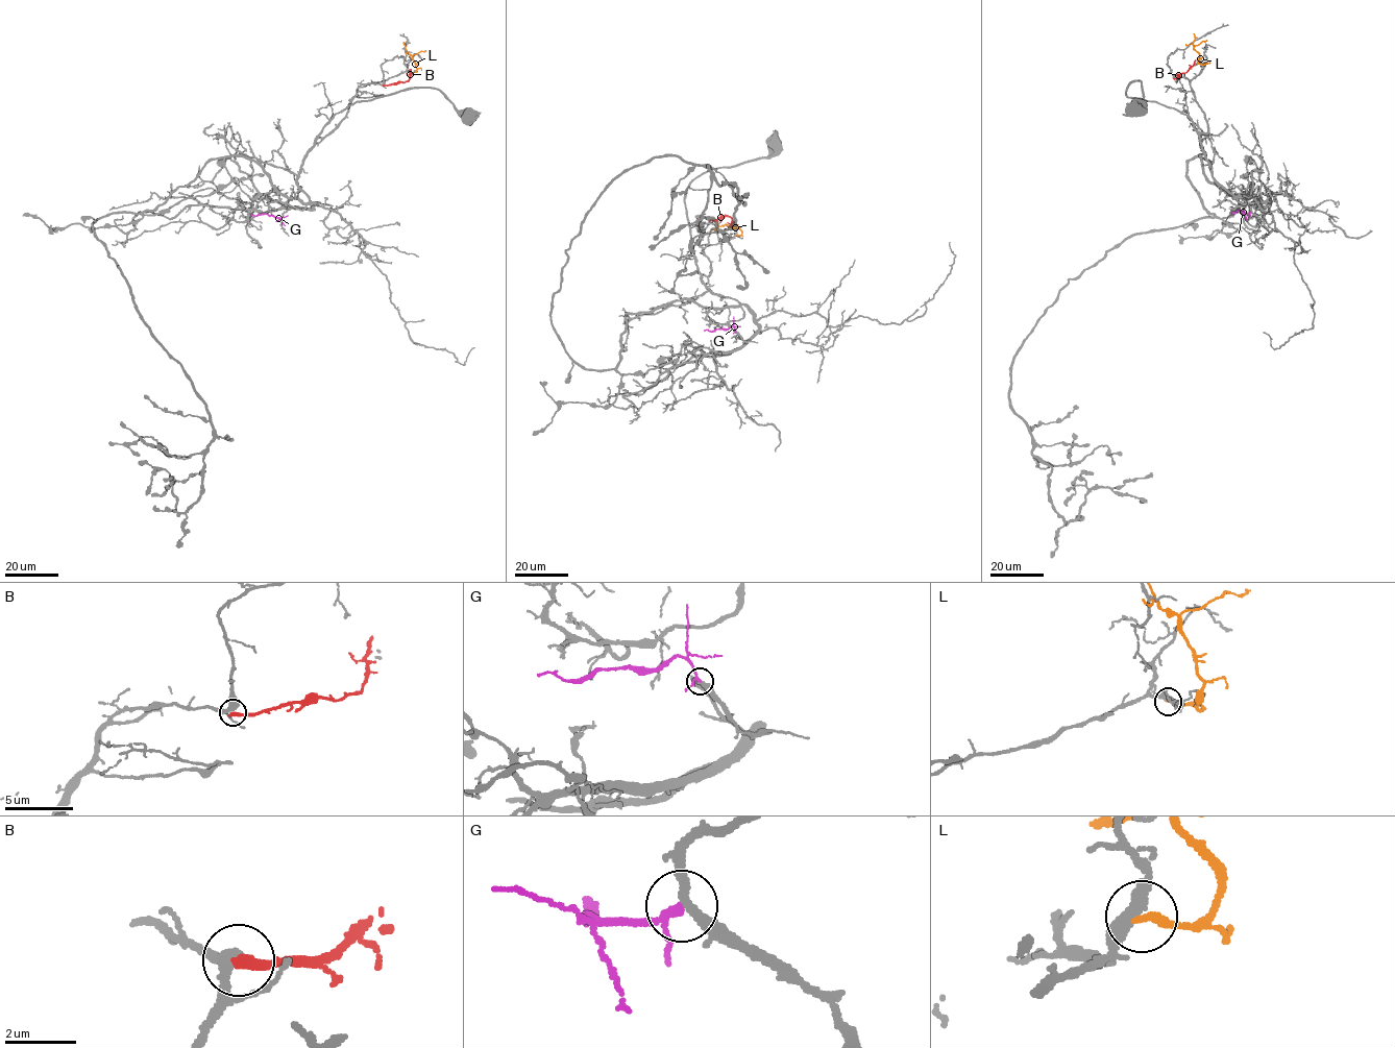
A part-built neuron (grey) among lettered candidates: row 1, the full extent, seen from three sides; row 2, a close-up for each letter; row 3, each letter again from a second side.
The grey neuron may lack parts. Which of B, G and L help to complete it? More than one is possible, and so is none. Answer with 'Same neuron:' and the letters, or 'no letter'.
Same neuron: G

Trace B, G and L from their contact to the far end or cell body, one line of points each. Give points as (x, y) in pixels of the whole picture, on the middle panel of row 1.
B: (710, 220), (731, 217), (730, 227)
G: (736, 332), (732, 326), (704, 330)
L: (736, 235), (741, 233), (737, 225), (725, 225), (736, 229)

